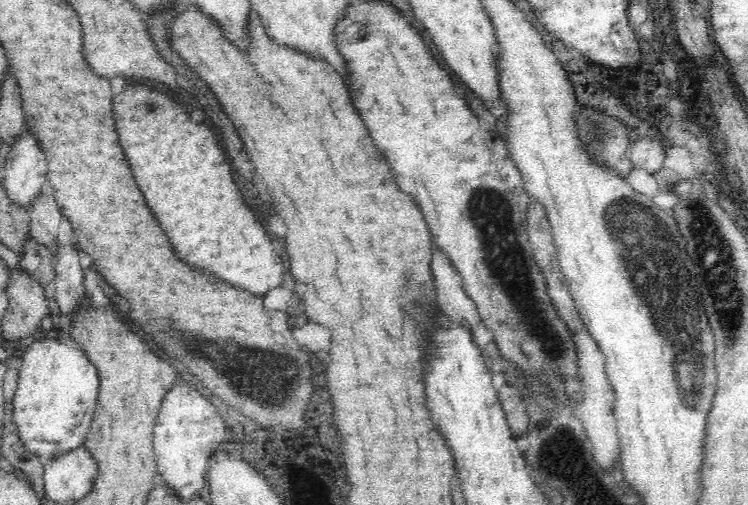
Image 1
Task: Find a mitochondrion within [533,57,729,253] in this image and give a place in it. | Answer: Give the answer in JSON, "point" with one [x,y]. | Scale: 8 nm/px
{"point":[605,140]}

